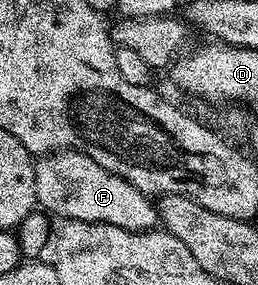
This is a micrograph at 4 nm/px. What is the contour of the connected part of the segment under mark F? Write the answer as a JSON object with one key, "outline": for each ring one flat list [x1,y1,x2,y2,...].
{"outline":[[63,149,60,153,36,158,35,195,38,206,54,218,107,223,136,233,152,230,159,221,156,204,146,194,76,149]]}

